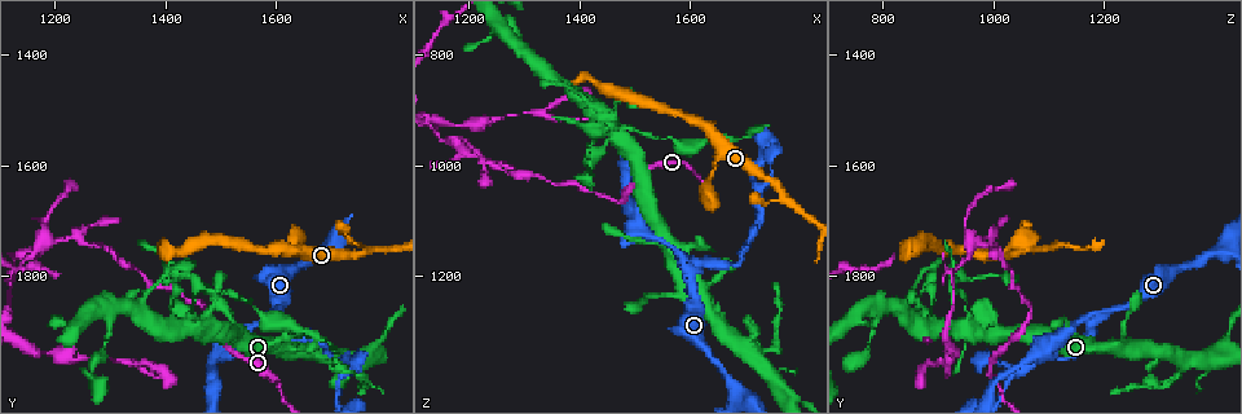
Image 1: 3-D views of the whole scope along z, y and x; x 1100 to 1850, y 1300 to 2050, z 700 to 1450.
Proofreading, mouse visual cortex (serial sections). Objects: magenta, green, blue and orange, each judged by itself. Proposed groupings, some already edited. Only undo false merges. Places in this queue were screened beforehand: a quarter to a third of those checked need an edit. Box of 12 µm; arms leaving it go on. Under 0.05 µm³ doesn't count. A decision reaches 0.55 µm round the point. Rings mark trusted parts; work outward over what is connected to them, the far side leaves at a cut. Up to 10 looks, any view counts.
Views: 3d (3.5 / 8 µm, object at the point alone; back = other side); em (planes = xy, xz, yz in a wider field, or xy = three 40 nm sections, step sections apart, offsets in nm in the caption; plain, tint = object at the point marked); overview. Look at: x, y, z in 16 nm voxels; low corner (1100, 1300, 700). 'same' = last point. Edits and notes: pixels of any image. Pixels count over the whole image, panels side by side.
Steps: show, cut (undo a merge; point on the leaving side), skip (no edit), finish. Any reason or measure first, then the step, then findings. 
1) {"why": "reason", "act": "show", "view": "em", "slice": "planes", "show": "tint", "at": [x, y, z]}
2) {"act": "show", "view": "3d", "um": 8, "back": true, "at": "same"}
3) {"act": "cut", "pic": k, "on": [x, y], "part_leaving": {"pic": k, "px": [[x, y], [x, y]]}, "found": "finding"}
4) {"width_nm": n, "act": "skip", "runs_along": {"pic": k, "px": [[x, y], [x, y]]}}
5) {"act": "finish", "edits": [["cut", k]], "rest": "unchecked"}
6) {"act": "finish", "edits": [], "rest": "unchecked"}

{"why": "three arms meet", "act": "show", "view": "3d", "um": 3.5, "at": [1610, 1865, 1200]}

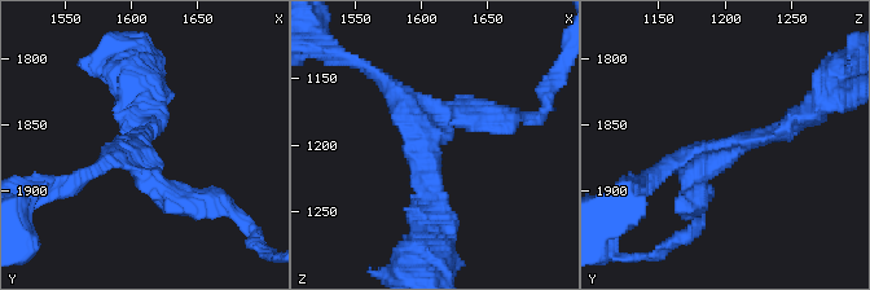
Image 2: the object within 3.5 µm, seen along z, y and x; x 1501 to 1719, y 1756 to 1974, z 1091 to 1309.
{"why": "now the EM", "act": "show", "view": "em", "slice": "xy", "step": 3, "show": "tint", "at": [1608, 1870, 1200]}

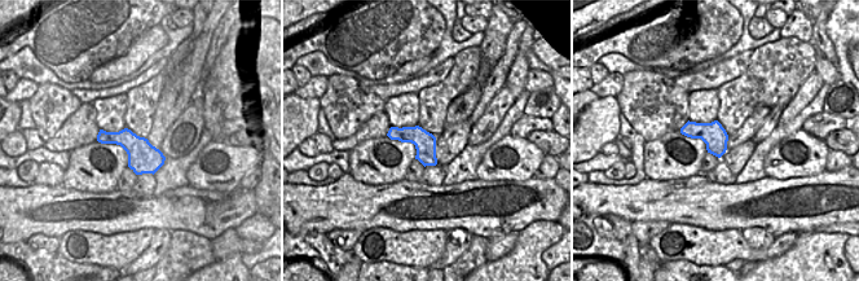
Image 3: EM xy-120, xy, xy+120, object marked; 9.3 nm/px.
{"arm_widths_nm": [200, 200, 300], "act": "skip", "runs_along": {"pic": 2, "px": [[436, 219], [429, 143], [385, 80]]}, "found": "continuous, no second cell"}

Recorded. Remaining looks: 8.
{"why": "sudden change in width", "act": "show", "view": "3d", "um": 3.5, "at": [1505, 1900, 1135]}

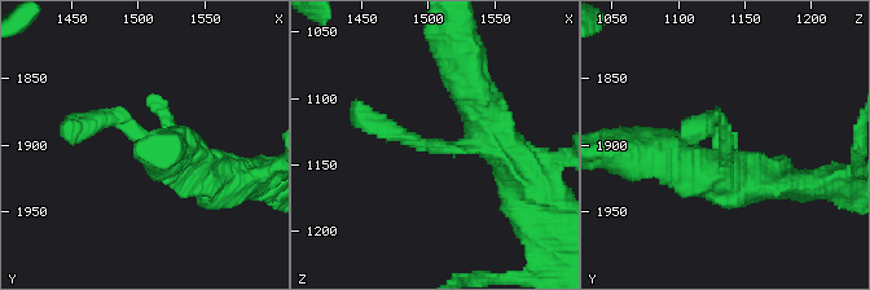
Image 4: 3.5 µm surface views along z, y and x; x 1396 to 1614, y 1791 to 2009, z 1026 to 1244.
{"act": "show", "view": "em", "slice": "xy", "step": 5, "show": "tint", "at": [1508, 1904, 1136]}

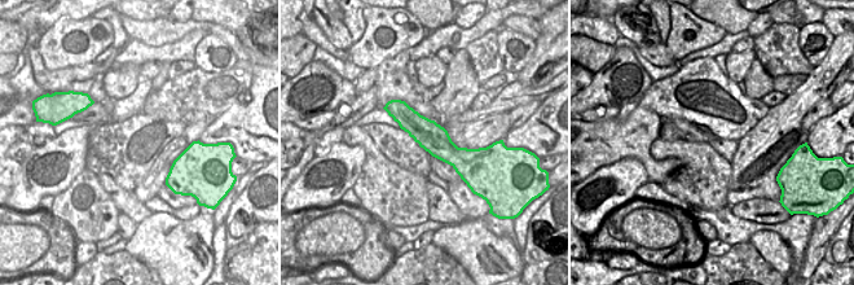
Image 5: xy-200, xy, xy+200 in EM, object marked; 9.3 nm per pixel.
{"act": "skip", "runs_along": {"pic": 5, "px": [[388, 106], [453, 156], [479, 156]]}, "found": "all the same cell"}

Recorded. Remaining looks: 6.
{"why": "branch point", "act": "show", "view": "3d", "um": 8, "at": [1775, 1755, 1060]}

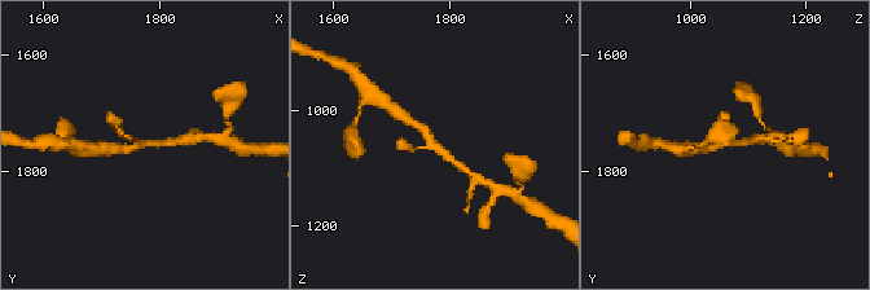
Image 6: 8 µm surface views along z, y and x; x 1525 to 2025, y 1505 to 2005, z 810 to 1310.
{"act": "show", "view": "3d", "um": 3.5, "back": true, "at": [1770, 1750, 1055]}

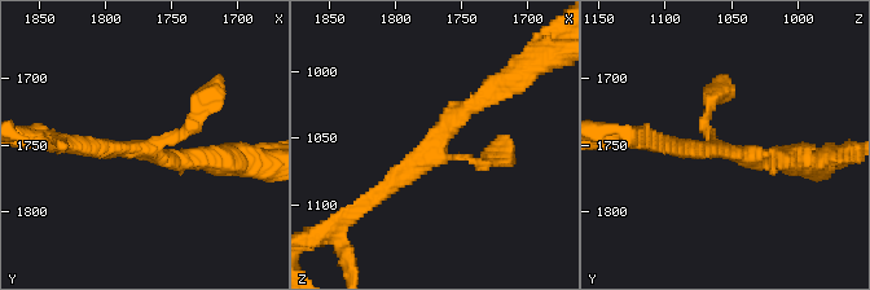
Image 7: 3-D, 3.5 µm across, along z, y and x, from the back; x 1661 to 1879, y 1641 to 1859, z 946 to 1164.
{"why": "need the tissue", "act": "show", "view": "em", "slice": "xy", "step": 1, "show": "tint", "at": [1772, 1754, 1054]}

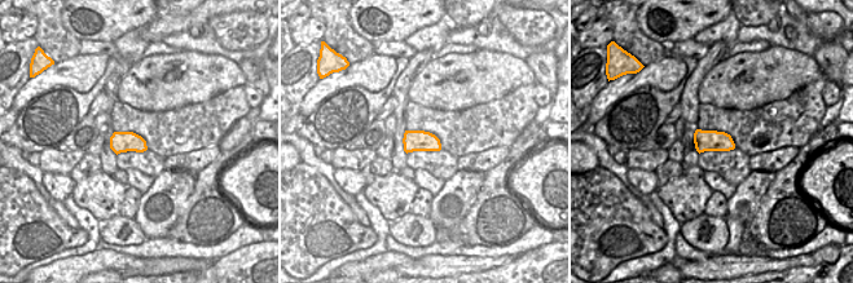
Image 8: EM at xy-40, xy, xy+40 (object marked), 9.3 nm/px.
{"width_nm": 190, "act": "skip", "runs_along": {"pic": 7, "px": [[501, 87], [446, 126], [367, 202]]}, "found": "one cell here"}

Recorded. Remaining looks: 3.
{"why": "calibre changes", "act": "show", "view": "3d", "um": 3.5, "at": [1460, 1835, 925]}

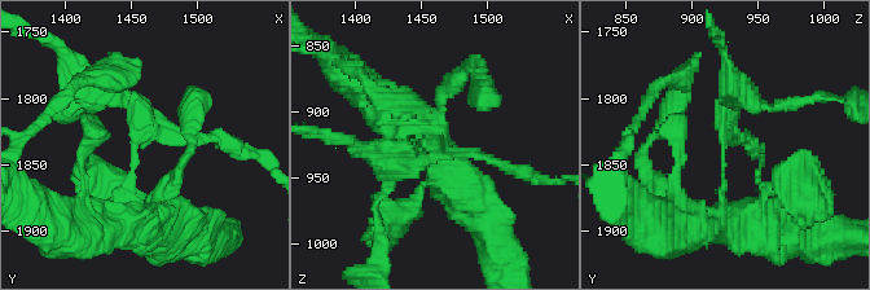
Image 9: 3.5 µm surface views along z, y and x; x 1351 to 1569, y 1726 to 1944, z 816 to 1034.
{"arms": 3, "arm_widths_nm": [150, 150, 200], "act": "show", "view": "em", "slice": "xy", "step": 5, "show": "tint", "at": [1456, 1832, 924]}

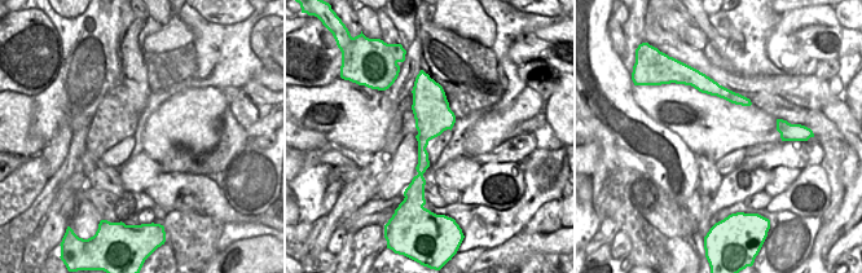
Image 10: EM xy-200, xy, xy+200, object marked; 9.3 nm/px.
{"why": "another direction", "act": "show", "view": "em", "slice": "planes", "show": "tint", "at": "same"}

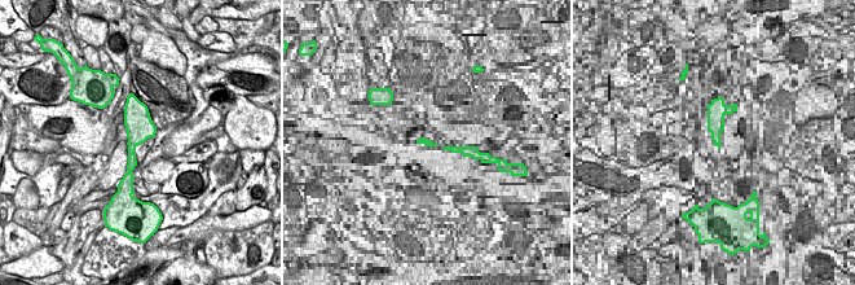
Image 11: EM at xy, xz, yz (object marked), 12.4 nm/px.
{"width_nm": 340, "act": "cut", "pic": 9, "on": [732, 135], "part_leaving": {"pic": 9, "px": [[723, 168], [726, 130], [750, 141]]}, "found": "two cells meet here"}

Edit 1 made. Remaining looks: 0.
{"act": "finish", "edits": [["cut", 9]], "rest": "unchecked"}

